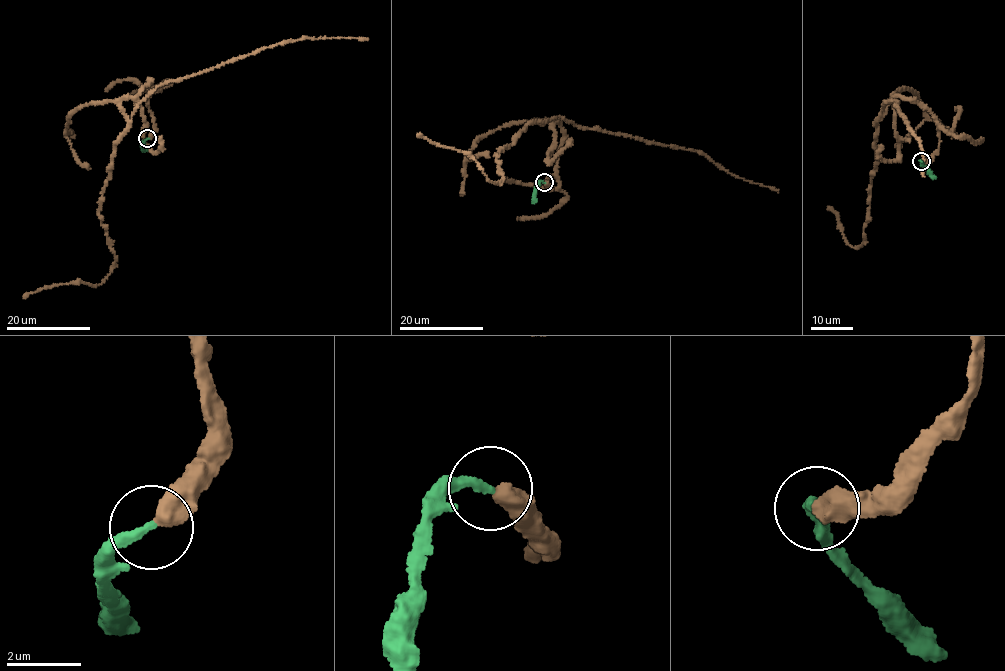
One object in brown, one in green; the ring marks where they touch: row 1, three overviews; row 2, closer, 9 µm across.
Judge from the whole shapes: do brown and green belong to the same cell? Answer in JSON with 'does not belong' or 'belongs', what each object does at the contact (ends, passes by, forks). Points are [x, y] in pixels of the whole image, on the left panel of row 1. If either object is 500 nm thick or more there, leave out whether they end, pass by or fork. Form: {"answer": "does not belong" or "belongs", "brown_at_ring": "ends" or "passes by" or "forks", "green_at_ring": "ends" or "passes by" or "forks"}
{"answer": "belongs"}

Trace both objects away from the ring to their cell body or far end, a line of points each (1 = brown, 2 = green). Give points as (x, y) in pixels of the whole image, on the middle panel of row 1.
1: (543, 182), (550, 187), (564, 135), (554, 121), (527, 124), (499, 150), (500, 183), (463, 152), (416, 134)
2: (543, 182), (538, 184), (535, 204)

